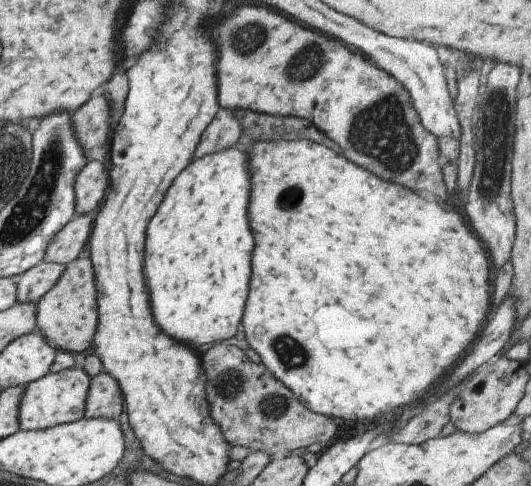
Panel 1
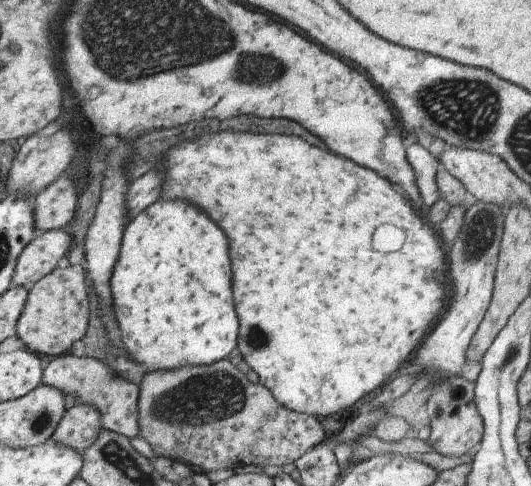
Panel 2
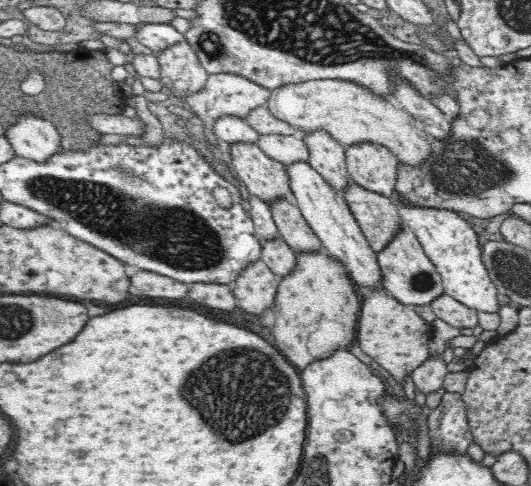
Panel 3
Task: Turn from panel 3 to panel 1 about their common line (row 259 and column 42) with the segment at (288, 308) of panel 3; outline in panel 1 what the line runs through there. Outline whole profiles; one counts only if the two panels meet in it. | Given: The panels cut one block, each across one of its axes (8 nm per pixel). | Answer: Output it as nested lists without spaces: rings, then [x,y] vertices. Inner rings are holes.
[[[87,253],[69,262],[56,284],[36,303],[36,326],[58,350],[84,352],[90,348],[98,324],[98,302],[92,261]]]

